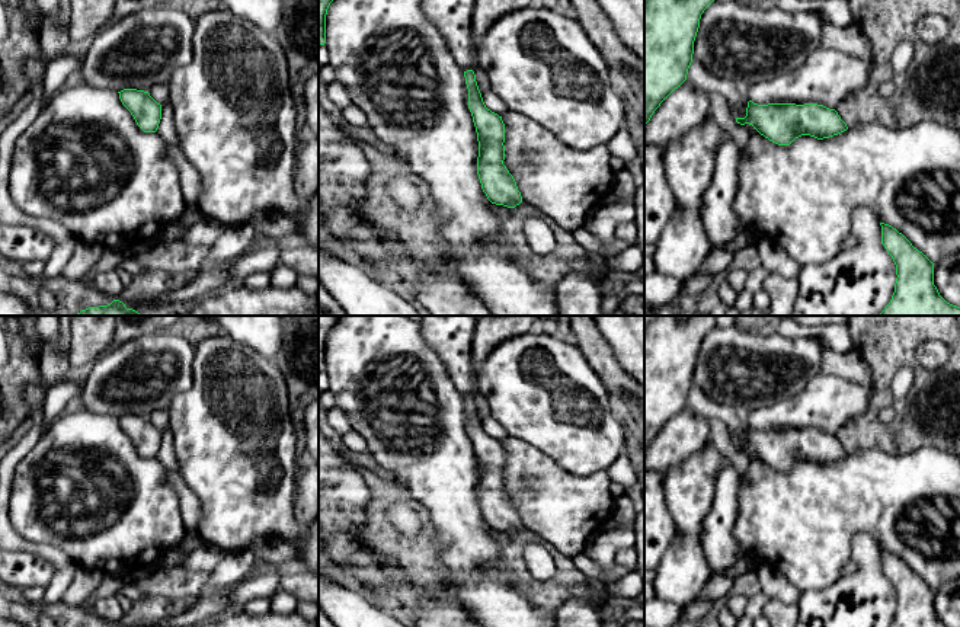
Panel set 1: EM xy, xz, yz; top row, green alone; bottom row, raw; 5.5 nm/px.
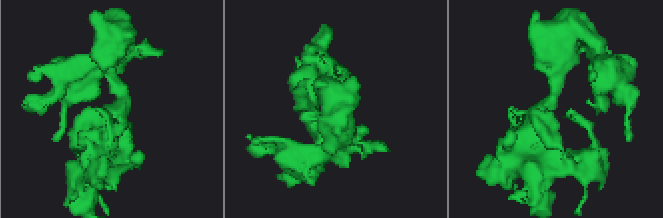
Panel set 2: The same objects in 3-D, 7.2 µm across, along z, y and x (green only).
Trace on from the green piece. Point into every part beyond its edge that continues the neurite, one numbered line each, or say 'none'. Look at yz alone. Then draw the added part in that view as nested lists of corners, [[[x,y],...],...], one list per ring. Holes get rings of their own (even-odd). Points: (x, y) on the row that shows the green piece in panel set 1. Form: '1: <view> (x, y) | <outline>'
1: yz (687, 106) | [[[685,80],[655,111],[644,125],[644,143],[666,145],[711,116],[710,96]]]

